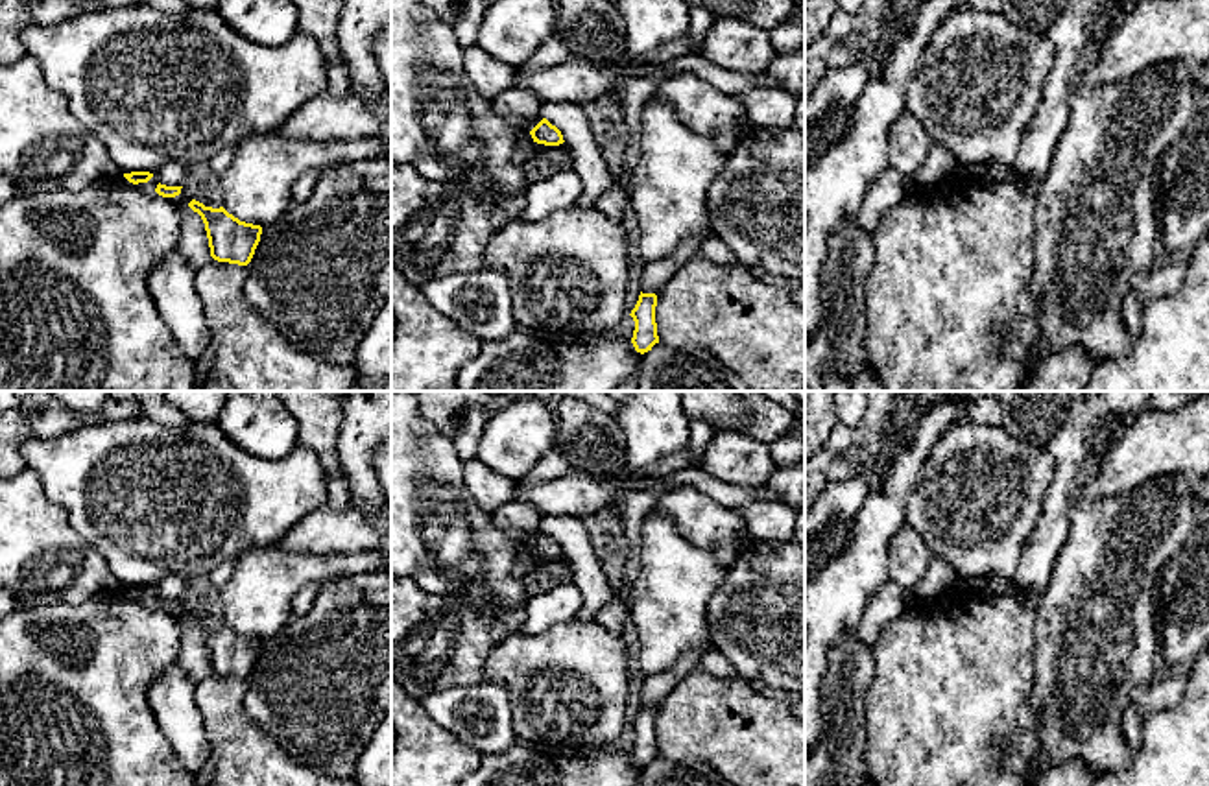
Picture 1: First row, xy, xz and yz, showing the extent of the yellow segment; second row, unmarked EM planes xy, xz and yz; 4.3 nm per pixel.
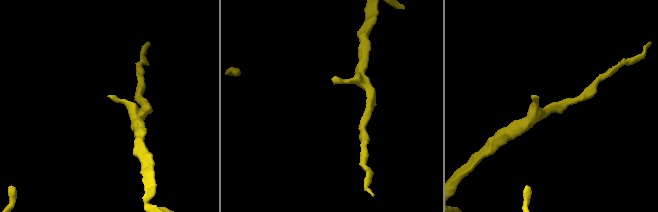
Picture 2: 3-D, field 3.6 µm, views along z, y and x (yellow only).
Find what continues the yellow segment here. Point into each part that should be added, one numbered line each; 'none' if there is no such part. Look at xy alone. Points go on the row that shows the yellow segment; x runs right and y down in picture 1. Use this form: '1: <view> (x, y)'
none

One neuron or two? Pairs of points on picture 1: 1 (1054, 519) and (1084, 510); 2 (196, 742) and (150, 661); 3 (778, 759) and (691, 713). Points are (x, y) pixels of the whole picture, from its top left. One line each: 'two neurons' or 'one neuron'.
1: two neurons
2: two neurons
3: one neuron

